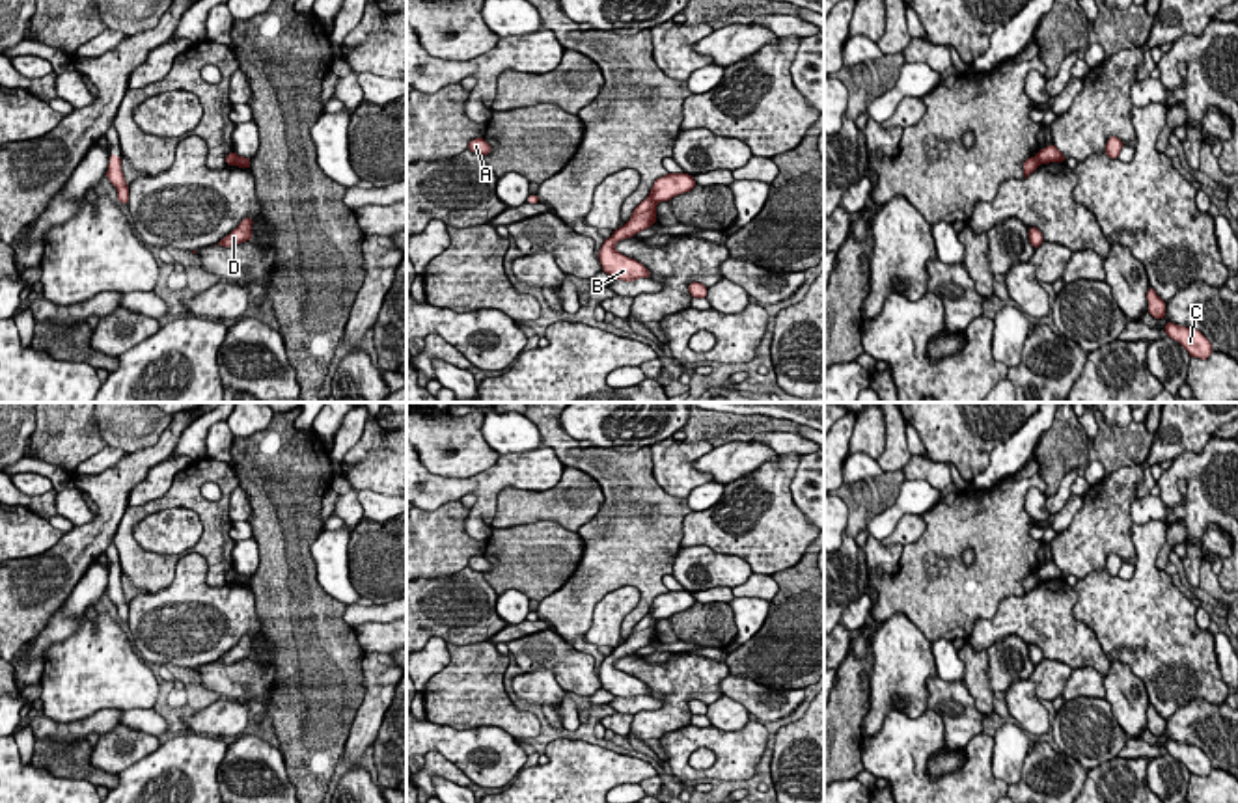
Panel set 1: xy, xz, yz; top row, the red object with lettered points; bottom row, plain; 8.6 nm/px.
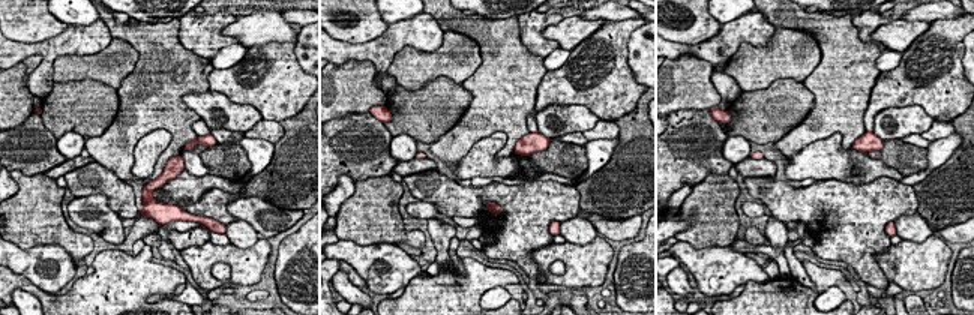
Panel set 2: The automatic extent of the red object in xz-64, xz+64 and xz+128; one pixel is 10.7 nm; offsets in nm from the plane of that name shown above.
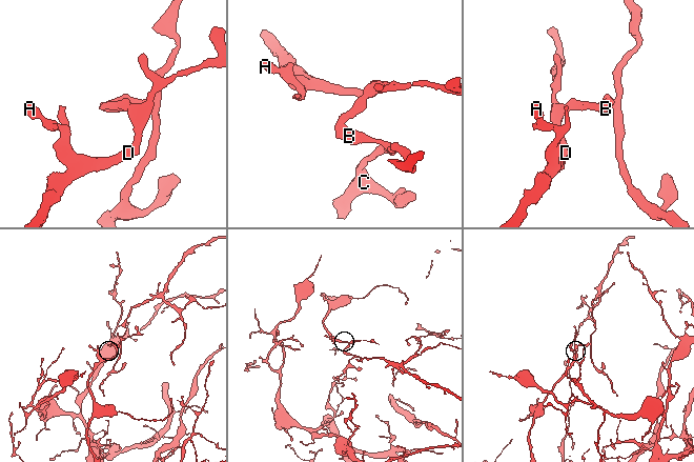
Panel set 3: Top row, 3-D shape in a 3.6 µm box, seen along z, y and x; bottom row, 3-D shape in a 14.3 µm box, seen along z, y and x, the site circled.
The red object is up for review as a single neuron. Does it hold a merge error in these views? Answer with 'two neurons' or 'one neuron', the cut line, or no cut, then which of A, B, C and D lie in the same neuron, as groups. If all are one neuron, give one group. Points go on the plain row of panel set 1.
two neurons; cut in xz along (647, 615), (657, 619); A D / B C

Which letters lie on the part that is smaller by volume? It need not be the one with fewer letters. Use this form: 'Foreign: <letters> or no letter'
Foreign: B, C

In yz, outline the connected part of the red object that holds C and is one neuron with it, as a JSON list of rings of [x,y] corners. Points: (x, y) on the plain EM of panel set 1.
[[[1165,740],[1165,751],[1178,758],[1191,775],[1206,777],[1212,771],[1212,762],[1199,747]]]

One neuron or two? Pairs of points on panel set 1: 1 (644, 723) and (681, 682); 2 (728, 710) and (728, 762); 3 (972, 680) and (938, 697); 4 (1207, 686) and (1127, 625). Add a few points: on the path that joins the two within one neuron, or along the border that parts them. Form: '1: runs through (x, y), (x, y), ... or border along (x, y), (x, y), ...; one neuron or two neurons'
1: runs through (657, 720), (675, 701), (675, 695); one neuron
2: border along (750, 720), (731, 731), (720, 731), (711, 725); two neurons
3: border along (962, 682), (983, 718); two neurons
4: runs through (1192, 667), (1181, 662), (1147, 628); one neuron

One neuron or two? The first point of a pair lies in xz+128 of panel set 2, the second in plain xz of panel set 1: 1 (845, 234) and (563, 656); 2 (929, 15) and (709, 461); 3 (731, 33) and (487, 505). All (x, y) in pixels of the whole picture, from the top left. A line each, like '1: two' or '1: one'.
1: one
2: two
3: one

